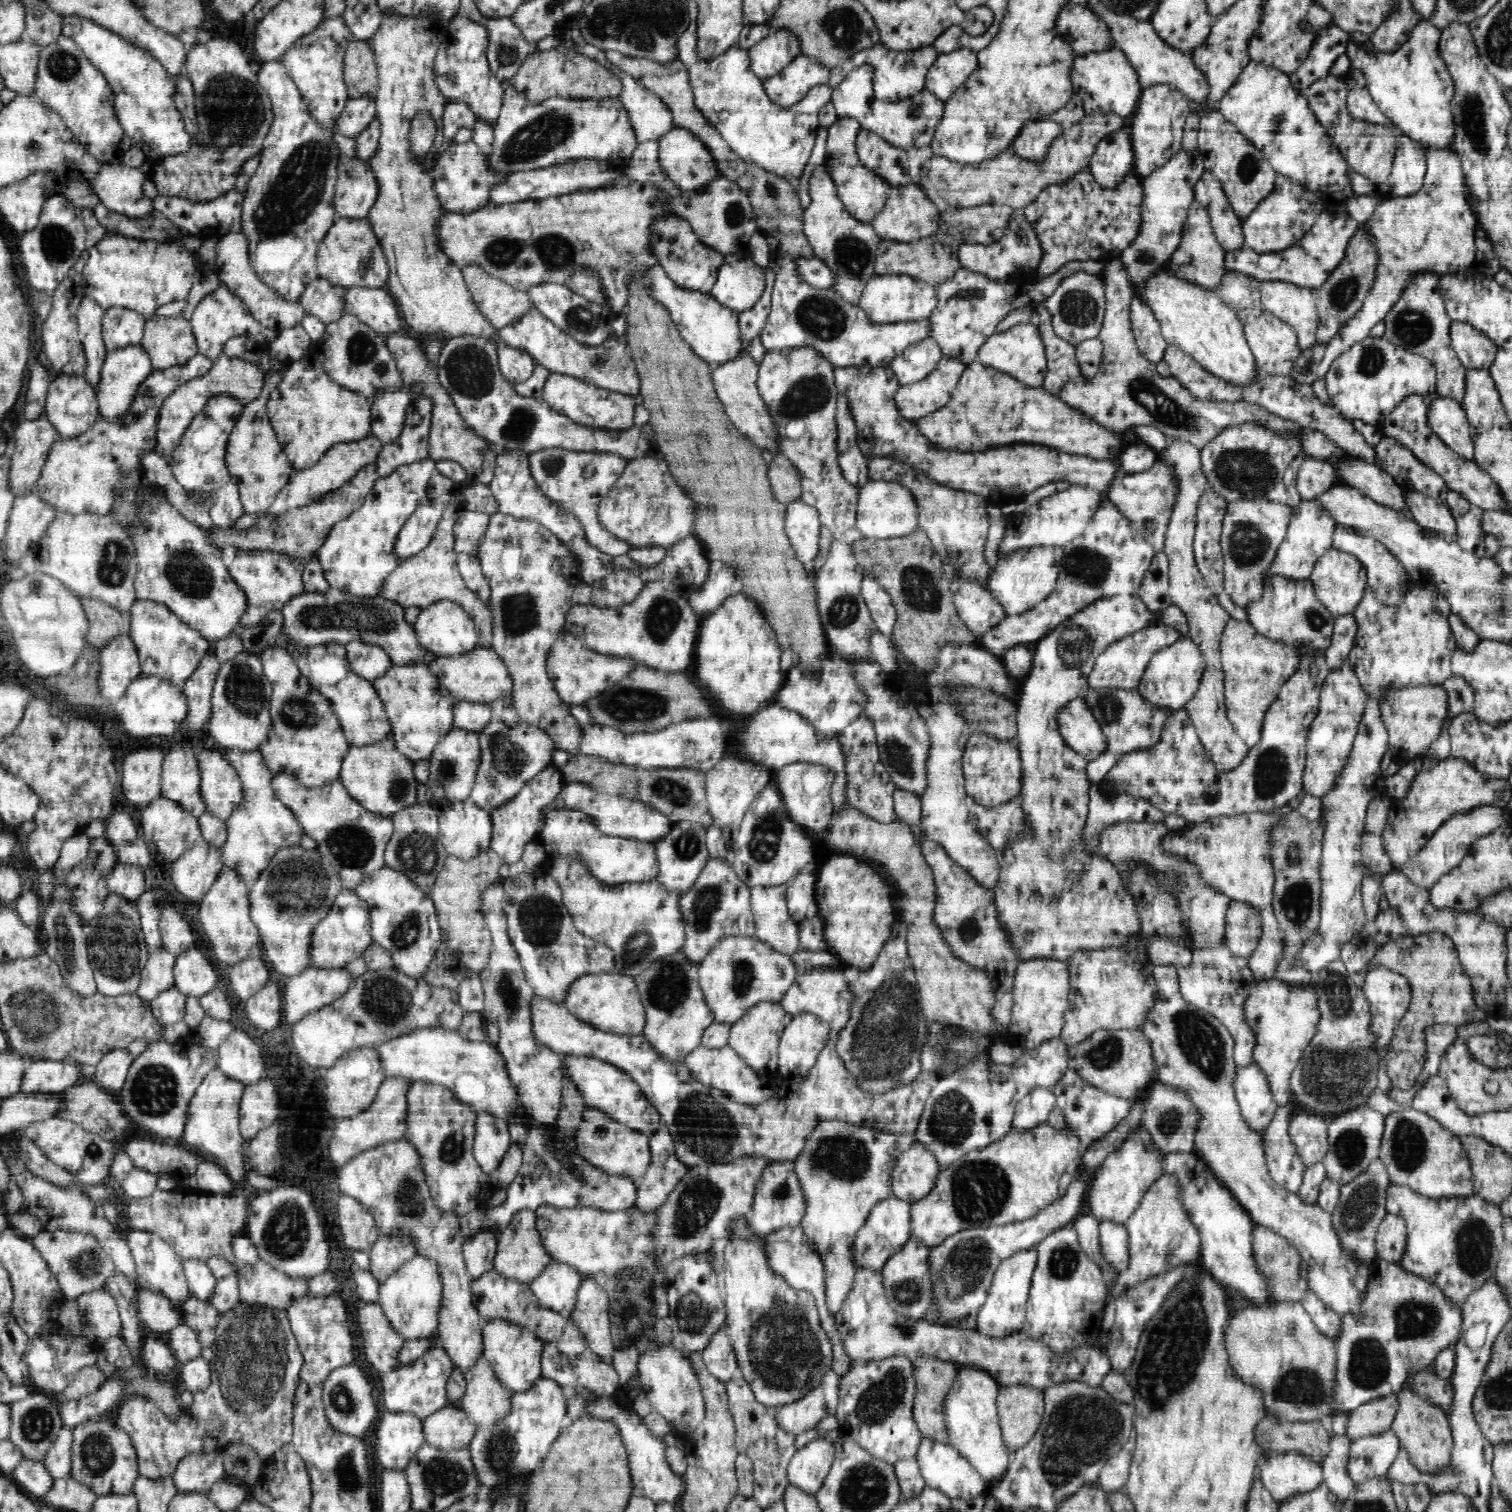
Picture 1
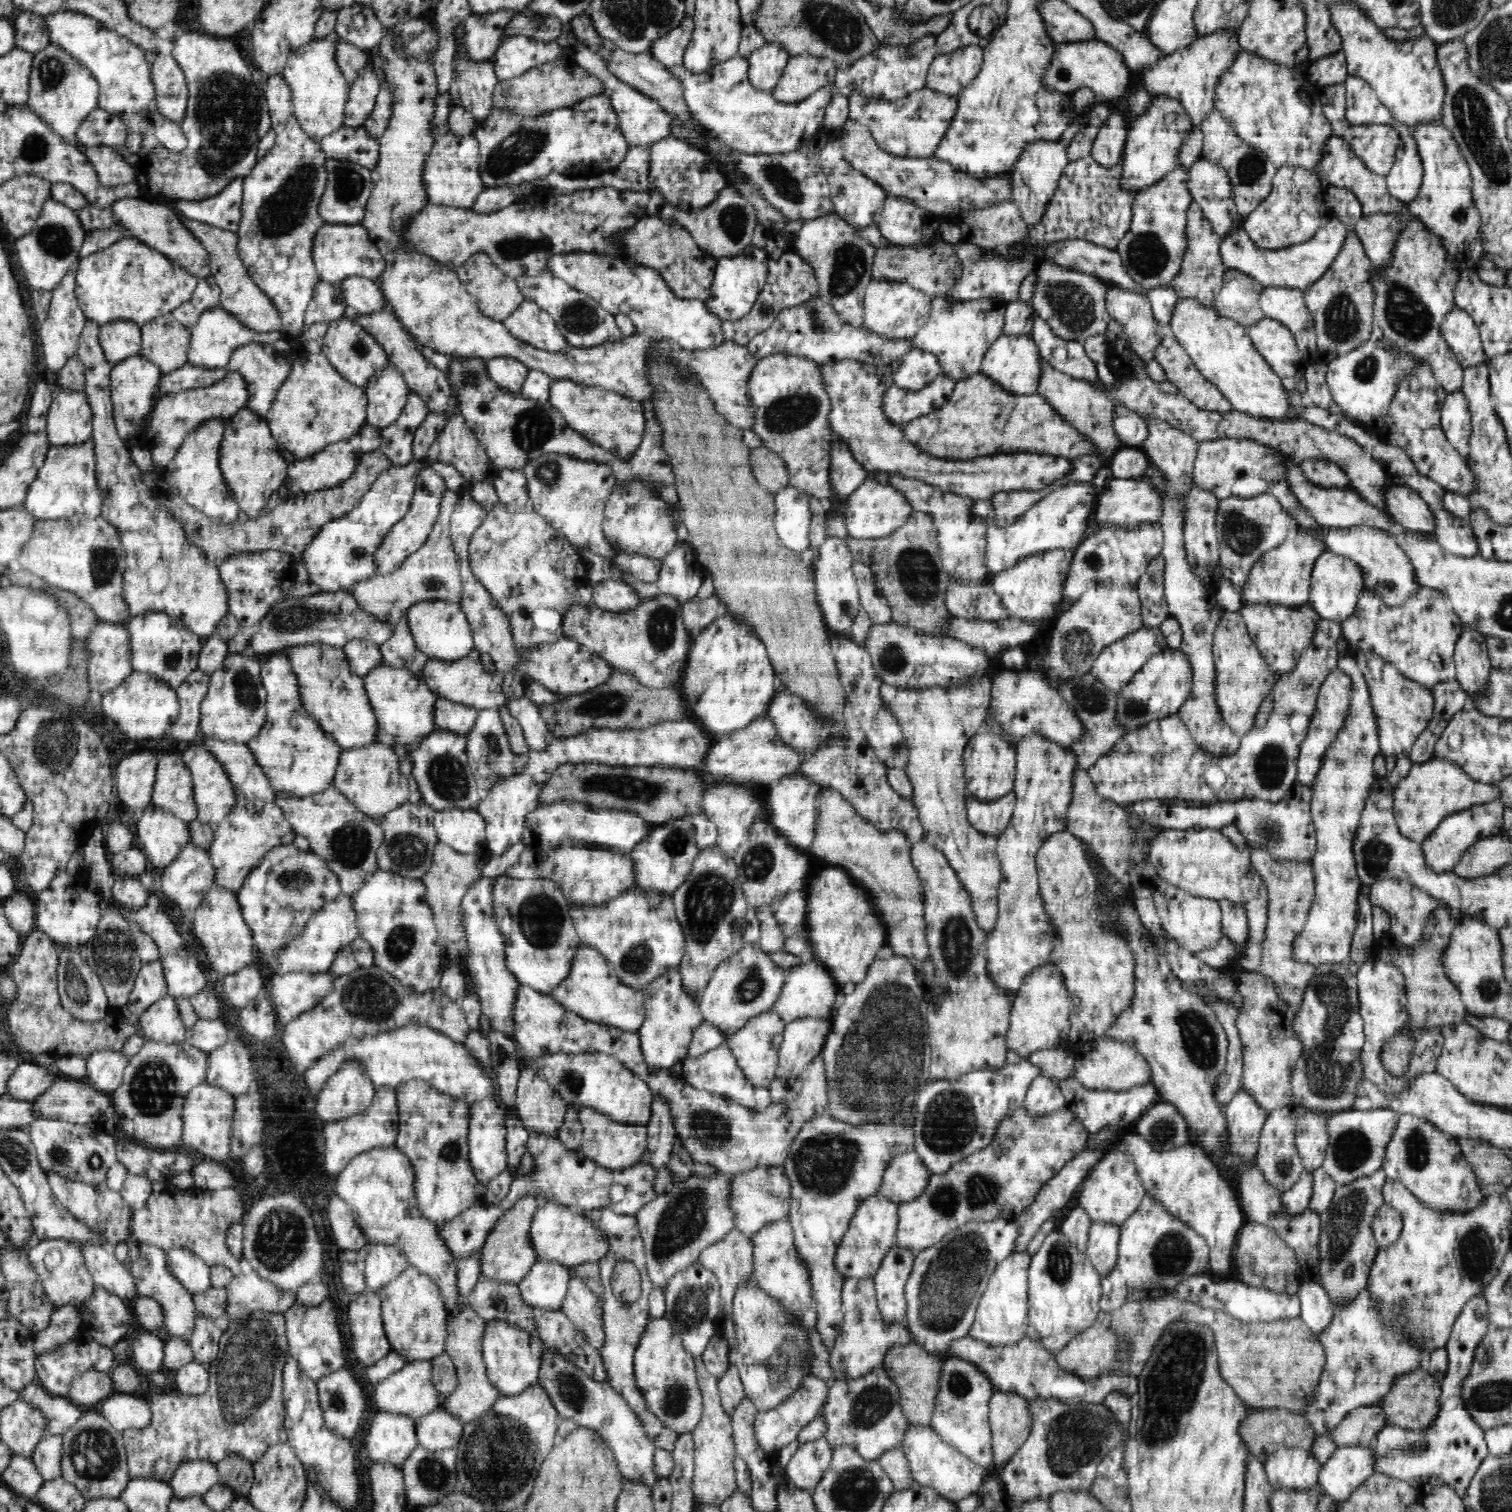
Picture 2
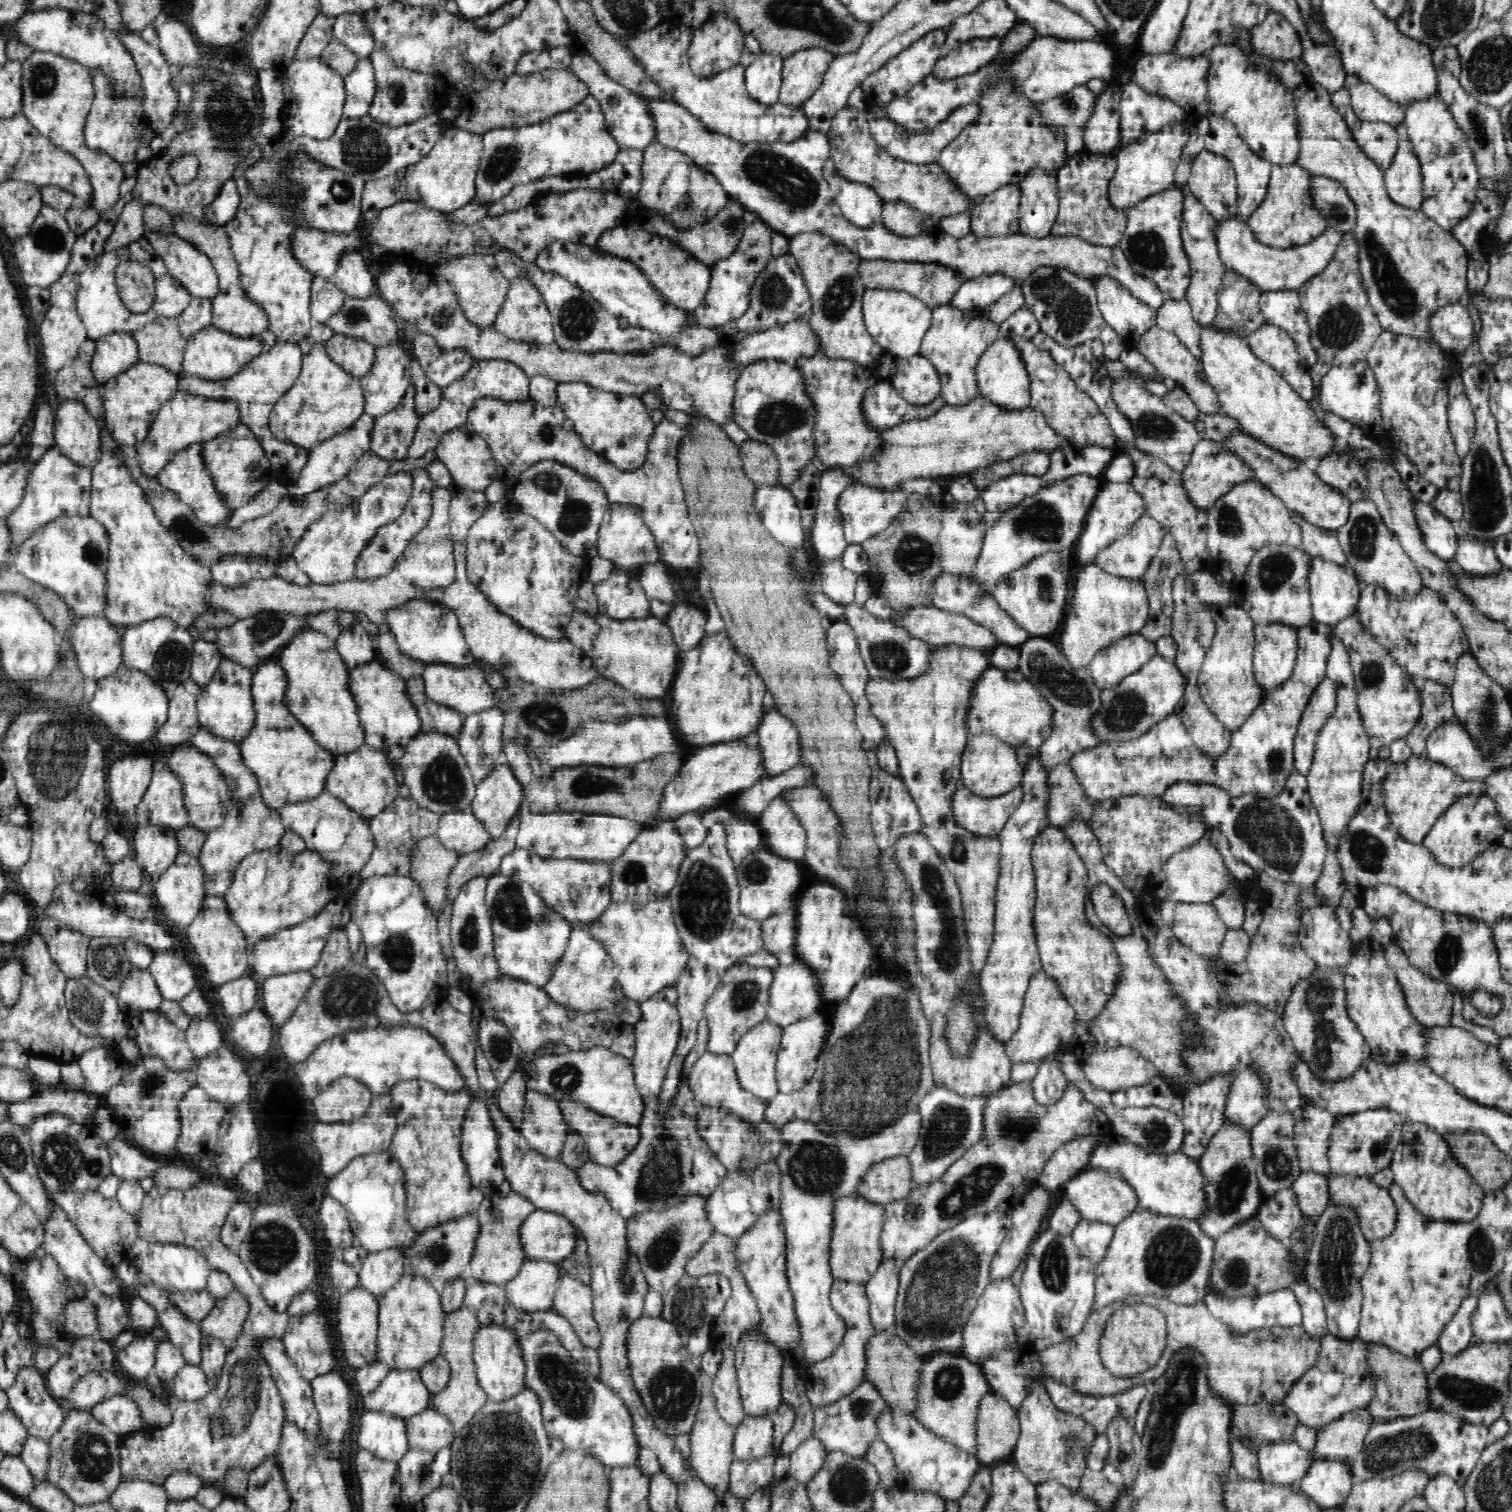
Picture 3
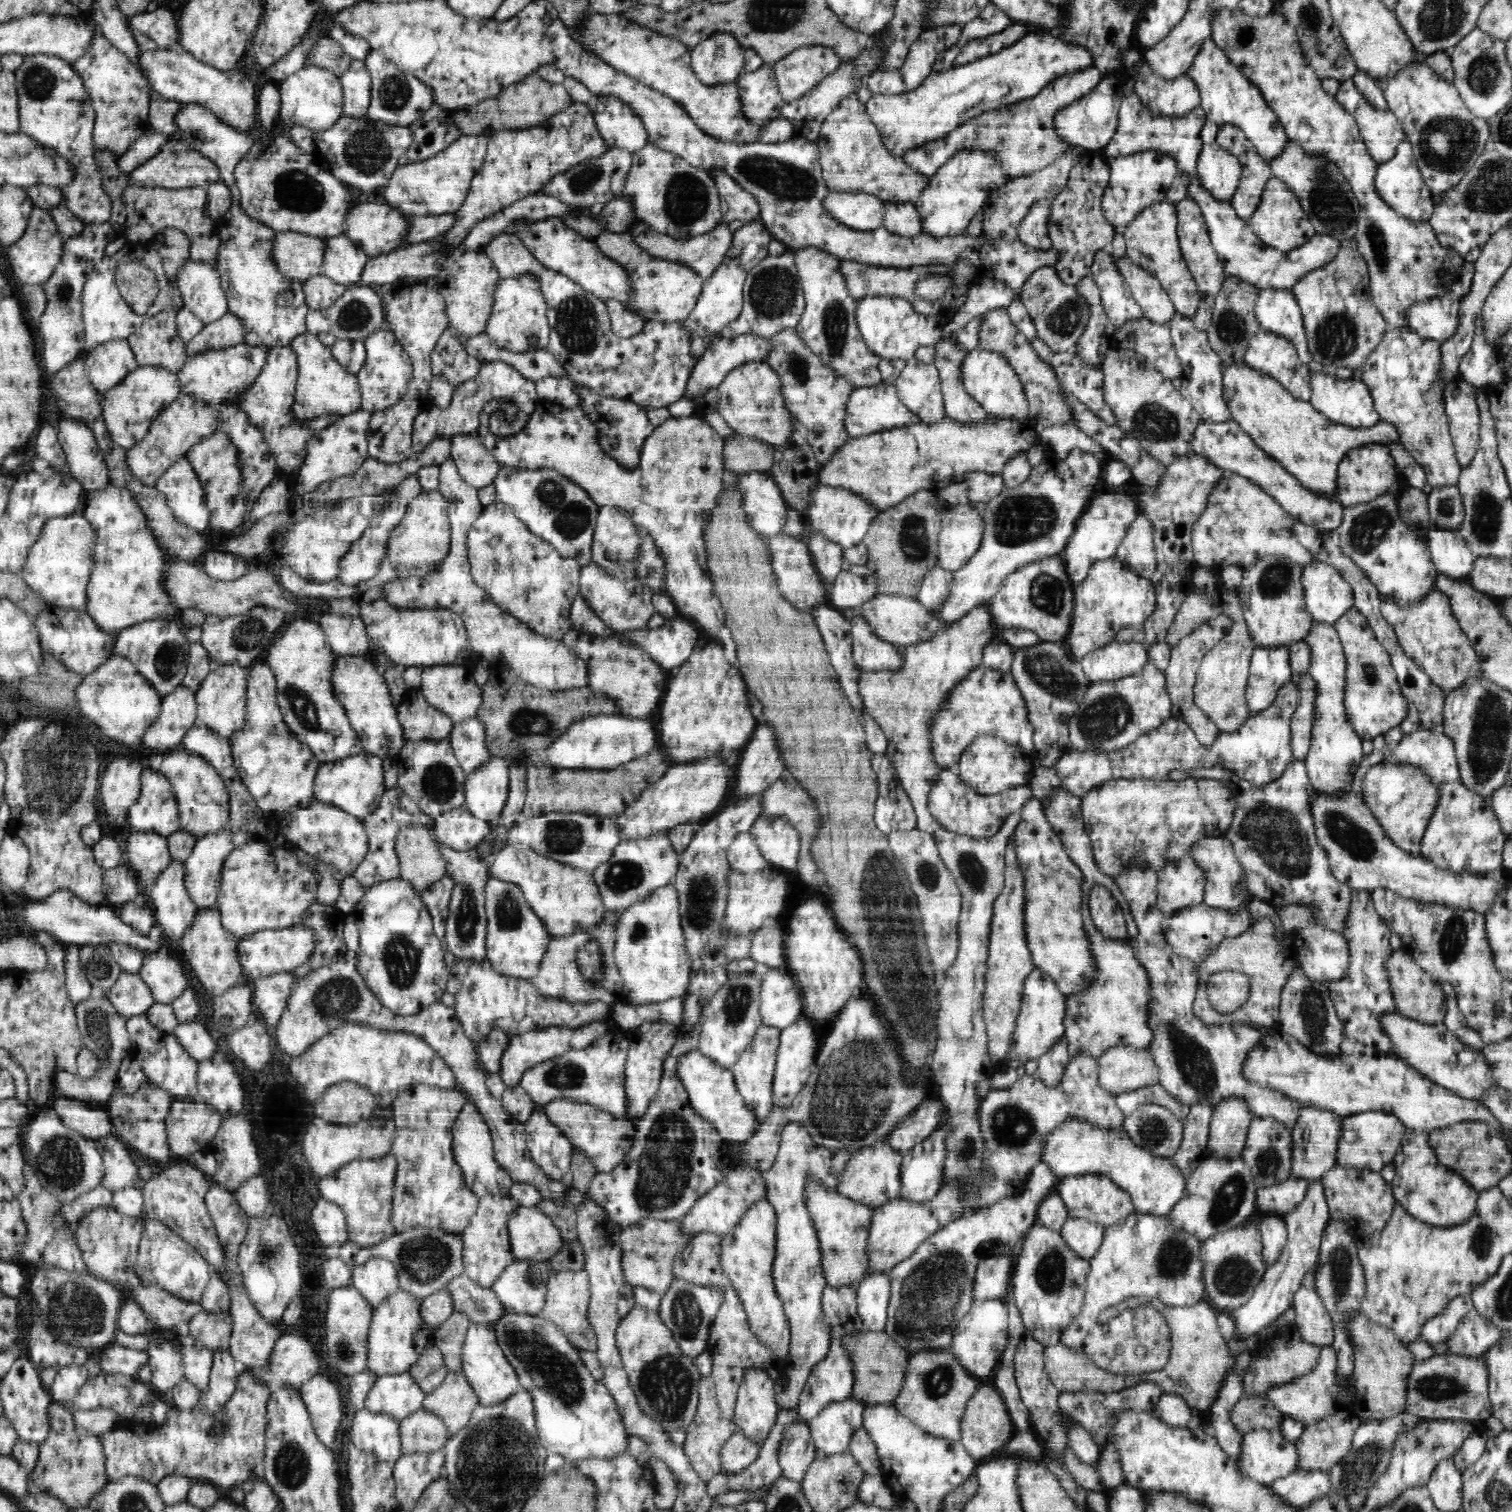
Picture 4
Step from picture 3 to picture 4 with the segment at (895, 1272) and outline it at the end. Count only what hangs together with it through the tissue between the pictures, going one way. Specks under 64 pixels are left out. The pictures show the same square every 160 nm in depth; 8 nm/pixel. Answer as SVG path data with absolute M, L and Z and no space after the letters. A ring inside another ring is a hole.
M870 1272L856 1286L857 1309L868 1331L884 1331L891 1297L887 1272Z

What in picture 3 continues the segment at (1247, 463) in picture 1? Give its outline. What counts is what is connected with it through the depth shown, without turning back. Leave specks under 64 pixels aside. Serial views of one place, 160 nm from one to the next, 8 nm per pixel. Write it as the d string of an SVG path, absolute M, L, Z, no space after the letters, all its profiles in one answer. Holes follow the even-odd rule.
M1202 439L1195 445L1190 464L1181 474L1182 486L1186 489L1192 505L1206 510L1214 506L1220 498L1224 498L1234 486L1246 481L1258 481L1254 472L1244 463L1244 459L1238 458L1232 451L1224 450L1219 441L1207 439ZM1294 511L1289 513L1290 518L1301 526L1302 547L1312 559L1319 557L1324 561L1347 565L1346 555L1344 555L1344 551L1342 551L1336 535L1331 529L1322 529L1310 524Z

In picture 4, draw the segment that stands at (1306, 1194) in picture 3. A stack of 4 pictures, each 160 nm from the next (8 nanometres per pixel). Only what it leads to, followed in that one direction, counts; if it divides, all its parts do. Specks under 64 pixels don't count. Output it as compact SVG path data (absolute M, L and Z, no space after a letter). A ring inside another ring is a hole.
M1291 1176L1278 1186L1259 1188L1255 1196L1259 1212L1271 1211L1285 1215L1293 1211L1310 1192L1312 1182L1312 1179Z

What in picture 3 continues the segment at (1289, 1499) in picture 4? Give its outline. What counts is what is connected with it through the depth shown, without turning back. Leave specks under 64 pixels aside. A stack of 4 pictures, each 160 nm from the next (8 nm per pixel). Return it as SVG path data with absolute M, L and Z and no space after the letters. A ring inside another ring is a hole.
M1315 1460L1296 1489L1303 1490L1322 1509L1340 1507L1355 1481L1351 1463Z

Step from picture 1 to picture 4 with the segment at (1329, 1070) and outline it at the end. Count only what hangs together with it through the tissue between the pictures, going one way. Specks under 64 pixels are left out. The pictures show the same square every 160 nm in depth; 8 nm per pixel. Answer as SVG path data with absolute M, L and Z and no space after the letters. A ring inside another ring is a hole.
M1296 968L1281 992L1279 1020L1277 1025L1310 1051L1326 1058L1339 1057L1340 1046L1346 1040L1342 1021L1331 999L1329 981L1311 981L1309 976Z

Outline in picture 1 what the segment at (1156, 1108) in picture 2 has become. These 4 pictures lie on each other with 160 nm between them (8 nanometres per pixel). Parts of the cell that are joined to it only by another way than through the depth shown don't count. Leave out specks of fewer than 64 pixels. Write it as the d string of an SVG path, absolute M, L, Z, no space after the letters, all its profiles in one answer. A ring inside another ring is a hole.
M1151 1084L1150 1098L1145 1106L1141 1124L1151 1134L1153 1142L1166 1153L1174 1151L1194 1152L1195 1130L1198 1122L1202 1120L1202 1114L1197 1106L1190 1101L1189 1094L1178 1086L1166 1084Z

